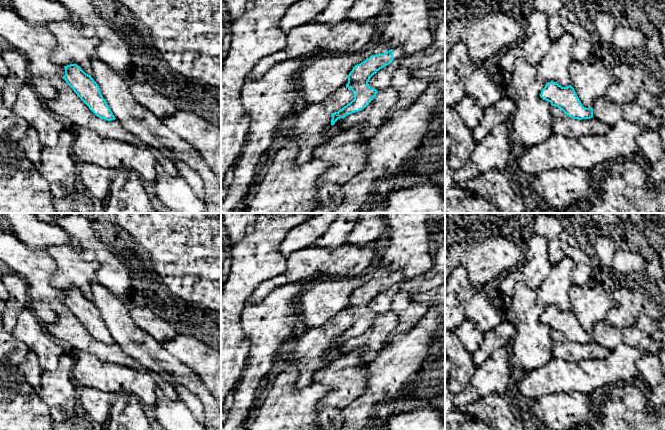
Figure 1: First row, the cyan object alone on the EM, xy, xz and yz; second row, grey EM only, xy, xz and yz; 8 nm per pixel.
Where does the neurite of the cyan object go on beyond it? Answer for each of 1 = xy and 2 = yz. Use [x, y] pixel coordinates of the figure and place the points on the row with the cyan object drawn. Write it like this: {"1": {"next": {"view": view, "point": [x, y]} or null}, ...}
{"1": {"next": null}, "2": {"next": null}}

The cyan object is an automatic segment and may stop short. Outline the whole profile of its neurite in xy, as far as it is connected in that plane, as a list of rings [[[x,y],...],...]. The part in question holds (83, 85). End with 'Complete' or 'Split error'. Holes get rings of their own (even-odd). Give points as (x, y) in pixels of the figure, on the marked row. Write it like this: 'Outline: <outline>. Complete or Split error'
Outline: [[[77,64],[64,66],[65,75],[63,79],[99,118],[112,121],[115,120],[111,109],[103,98],[98,84],[91,75],[86,74]]]. Complete

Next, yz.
Outline: [[[548,82],[542,89],[540,97],[560,108],[567,116],[573,119],[590,119],[593,117],[593,109],[586,108],[579,100],[574,88],[569,85],[562,87],[556,82]]]. Complete

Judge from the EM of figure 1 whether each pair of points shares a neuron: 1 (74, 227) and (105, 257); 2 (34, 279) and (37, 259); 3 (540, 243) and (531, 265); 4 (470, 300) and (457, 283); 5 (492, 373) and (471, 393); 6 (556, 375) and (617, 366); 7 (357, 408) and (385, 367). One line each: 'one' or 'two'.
1: one
2: one
3: one
4: one
5: one
6: one
7: one

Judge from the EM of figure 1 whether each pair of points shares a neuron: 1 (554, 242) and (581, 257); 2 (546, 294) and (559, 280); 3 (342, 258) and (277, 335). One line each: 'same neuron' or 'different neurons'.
1: different neurons
2: same neuron
3: different neurons

